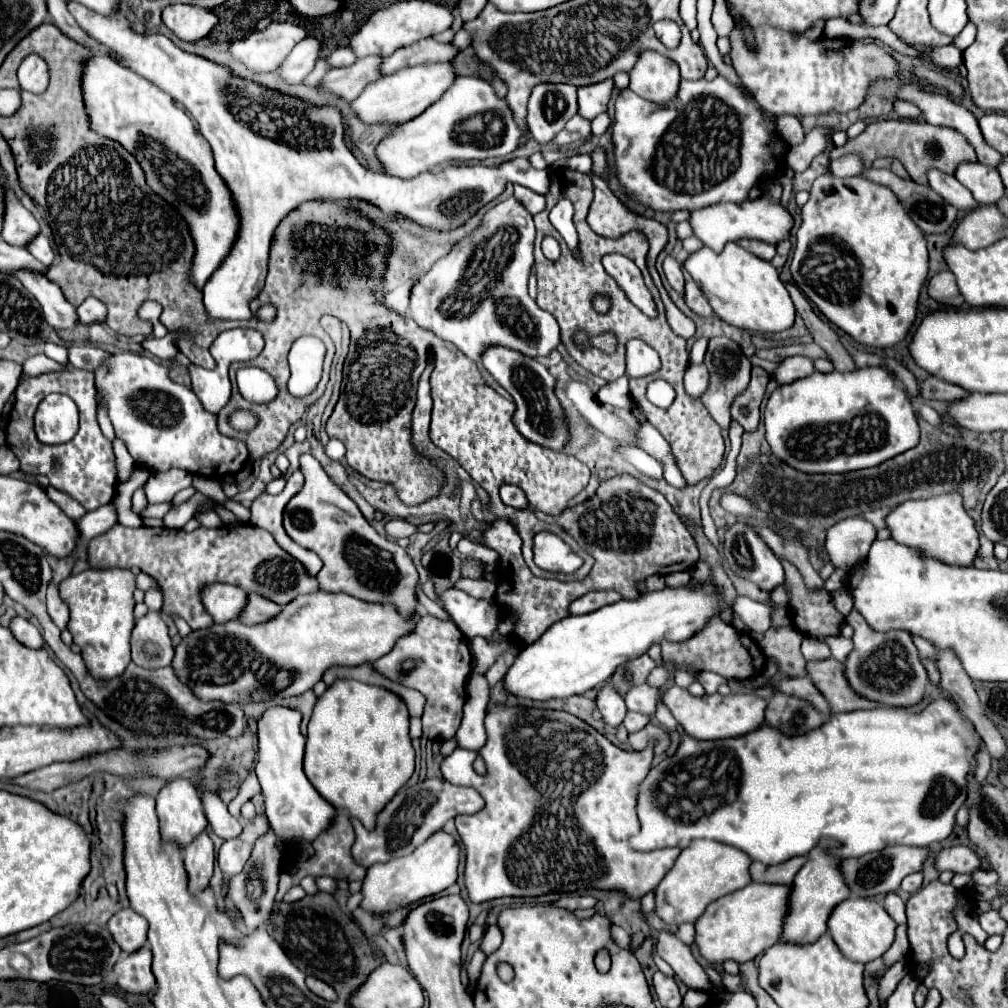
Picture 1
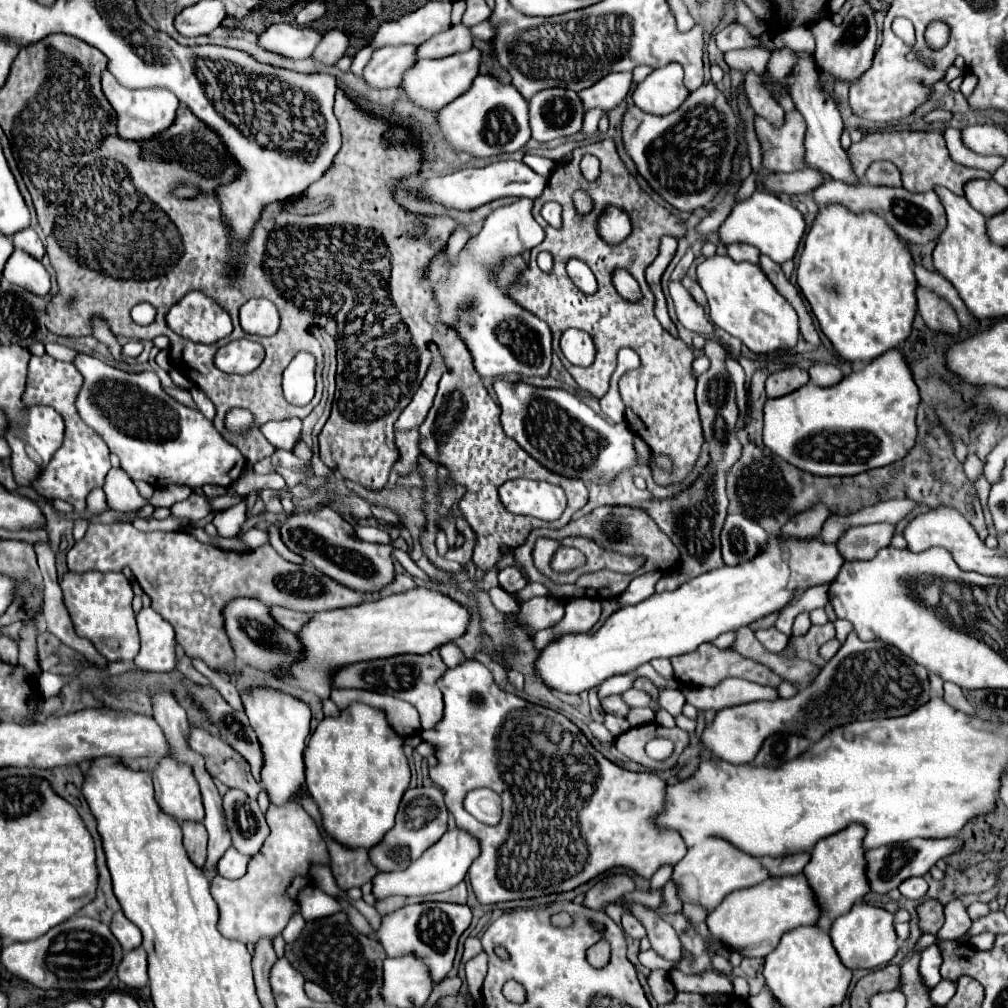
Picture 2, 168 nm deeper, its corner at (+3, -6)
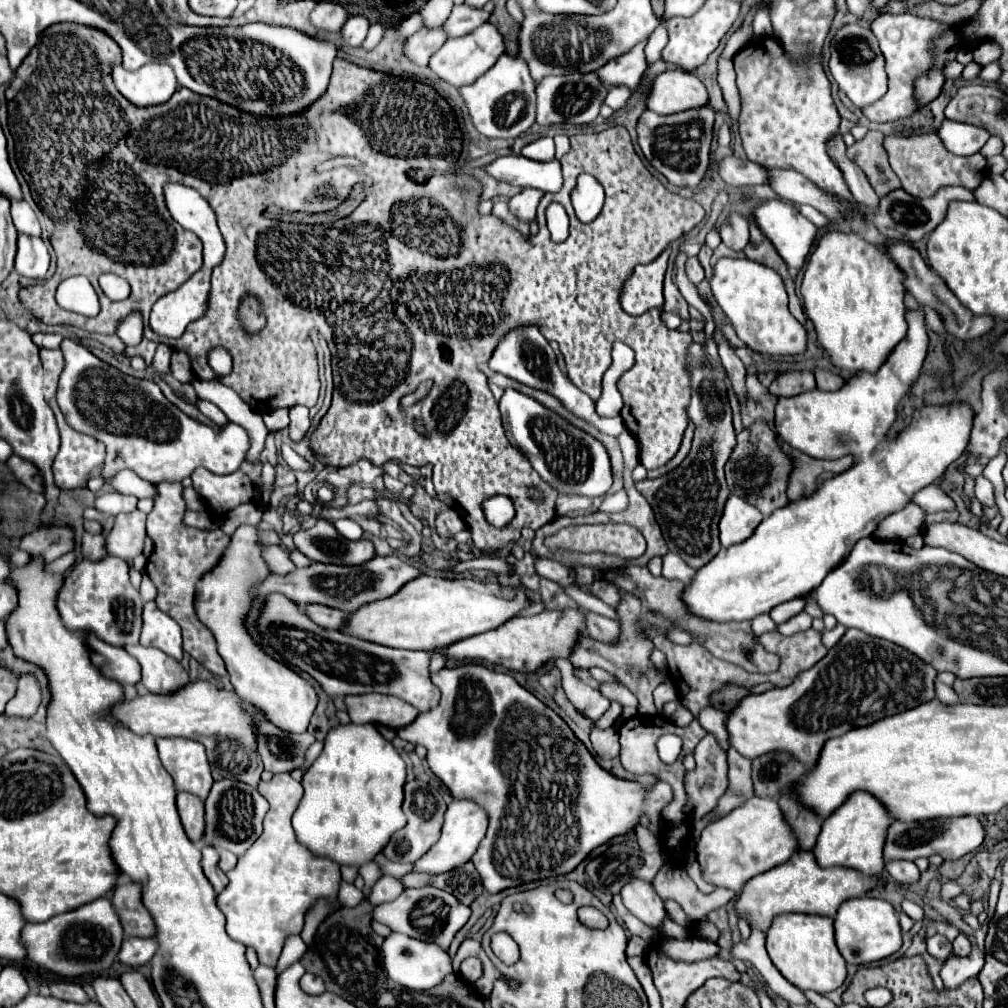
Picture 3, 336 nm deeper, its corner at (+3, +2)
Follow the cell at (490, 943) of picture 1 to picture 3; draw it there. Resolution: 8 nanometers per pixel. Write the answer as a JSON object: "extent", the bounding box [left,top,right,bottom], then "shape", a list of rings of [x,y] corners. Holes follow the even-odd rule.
{"extent":[460,958,482,982],"shape":[[[466,958],[460,966],[460,976],[468,982],[476,982],[482,976],[482,962],[478,958]]]}

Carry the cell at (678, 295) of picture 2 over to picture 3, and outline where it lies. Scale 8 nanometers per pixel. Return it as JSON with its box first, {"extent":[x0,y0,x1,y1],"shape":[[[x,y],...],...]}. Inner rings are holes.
{"extent":[714,326,746,402],"shape":[[[716,326],[716,330],[714,330],[714,342],[718,344],[718,354],[720,354],[722,366],[724,366],[726,372],[728,372],[728,378],[732,380],[732,388],[734,388],[736,396],[738,396],[740,402],[742,402],[742,398],[744,398],[744,394],[746,394],[746,388],[744,388],[746,368],[744,368],[742,360],[734,354],[734,346],[728,342],[728,338],[724,336],[724,332],[722,332],[720,326]]]}

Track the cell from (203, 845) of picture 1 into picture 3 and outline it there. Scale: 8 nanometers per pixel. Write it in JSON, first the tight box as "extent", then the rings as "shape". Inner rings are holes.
{"extent":[176,794,206,842],"shape":[[[178,794],[176,796],[176,806],[178,806],[178,814],[182,820],[182,826],[186,830],[186,836],[192,842],[200,842],[202,834],[204,834],[204,826],[206,826],[206,818],[204,818],[204,802],[192,794]]]}

